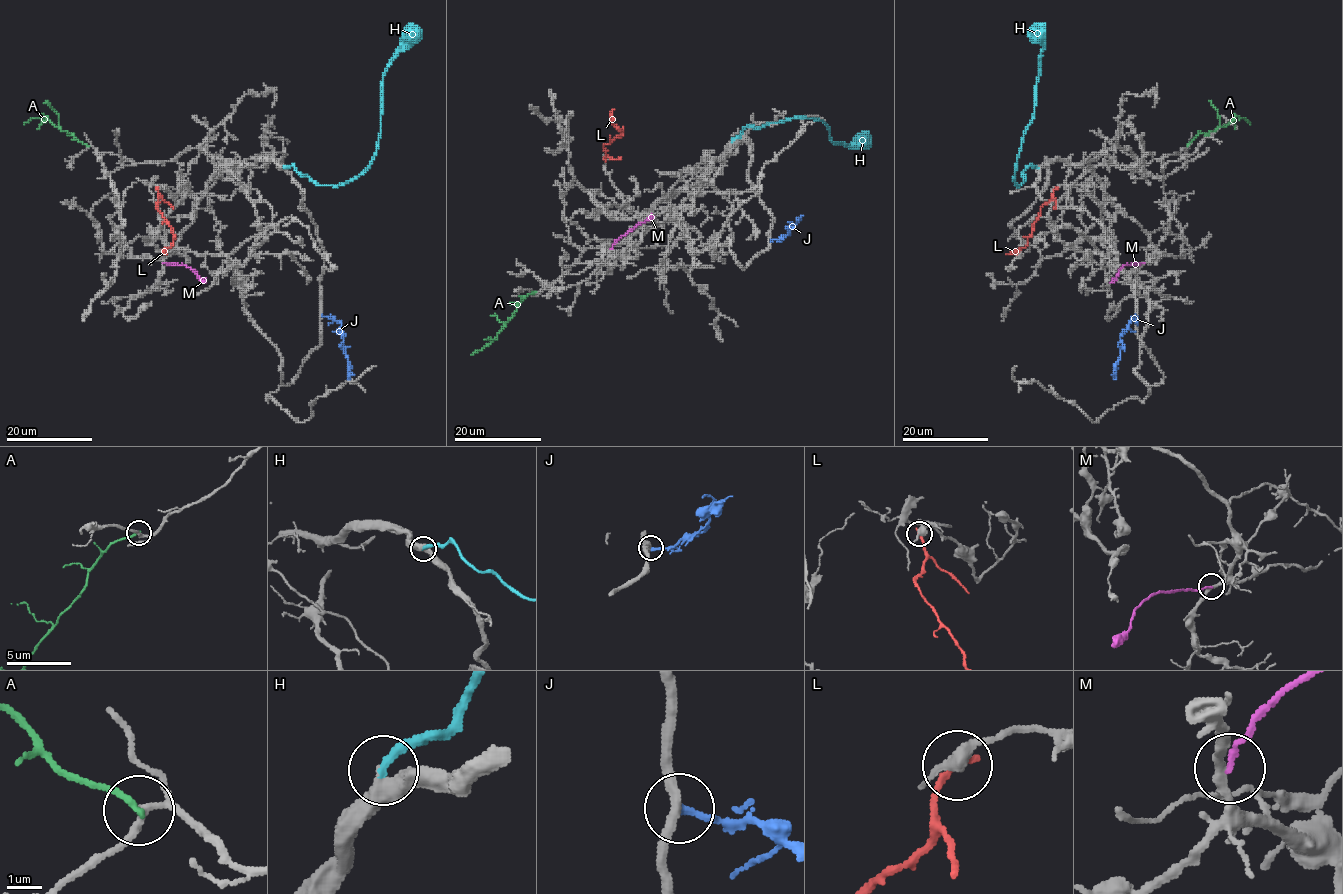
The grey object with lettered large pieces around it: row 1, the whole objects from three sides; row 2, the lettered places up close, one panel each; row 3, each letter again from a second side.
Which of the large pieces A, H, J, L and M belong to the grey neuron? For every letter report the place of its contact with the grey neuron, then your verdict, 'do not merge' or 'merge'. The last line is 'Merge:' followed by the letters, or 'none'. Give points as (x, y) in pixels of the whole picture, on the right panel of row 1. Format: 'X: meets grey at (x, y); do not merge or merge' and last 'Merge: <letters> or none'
A: meets grey at (1187, 146); do not merge
H: meets grey at (1037, 167); merge
J: meets grey at (1136, 316); do not merge
L: meets grey at (1055, 189); do not merge
M: meets grey at (1144, 262); do not merge
Merge: H

